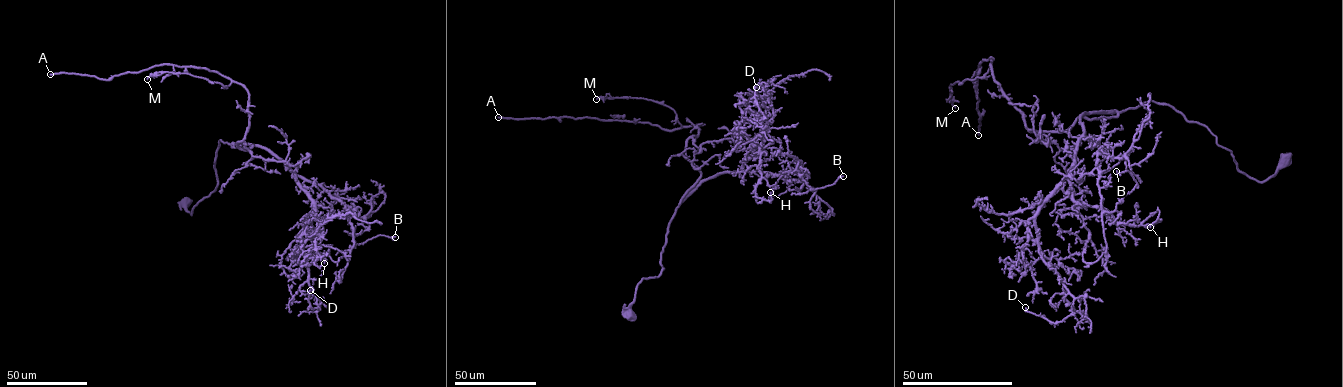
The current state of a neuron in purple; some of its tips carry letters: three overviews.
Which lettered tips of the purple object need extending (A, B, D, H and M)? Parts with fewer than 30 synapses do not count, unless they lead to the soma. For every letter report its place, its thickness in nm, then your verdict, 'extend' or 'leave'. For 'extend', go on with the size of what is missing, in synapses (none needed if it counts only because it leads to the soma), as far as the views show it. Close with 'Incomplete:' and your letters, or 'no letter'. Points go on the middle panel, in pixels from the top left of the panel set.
A: (498, 117) | 320 nm | extend | 500 syn
B: (843, 176) | 150 nm | leave
D: (756, 87) | 180 nm | leave
H: (770, 192) | 150 nm | leave
M: (596, 99) | 200 nm | leave
Incomplete: A

